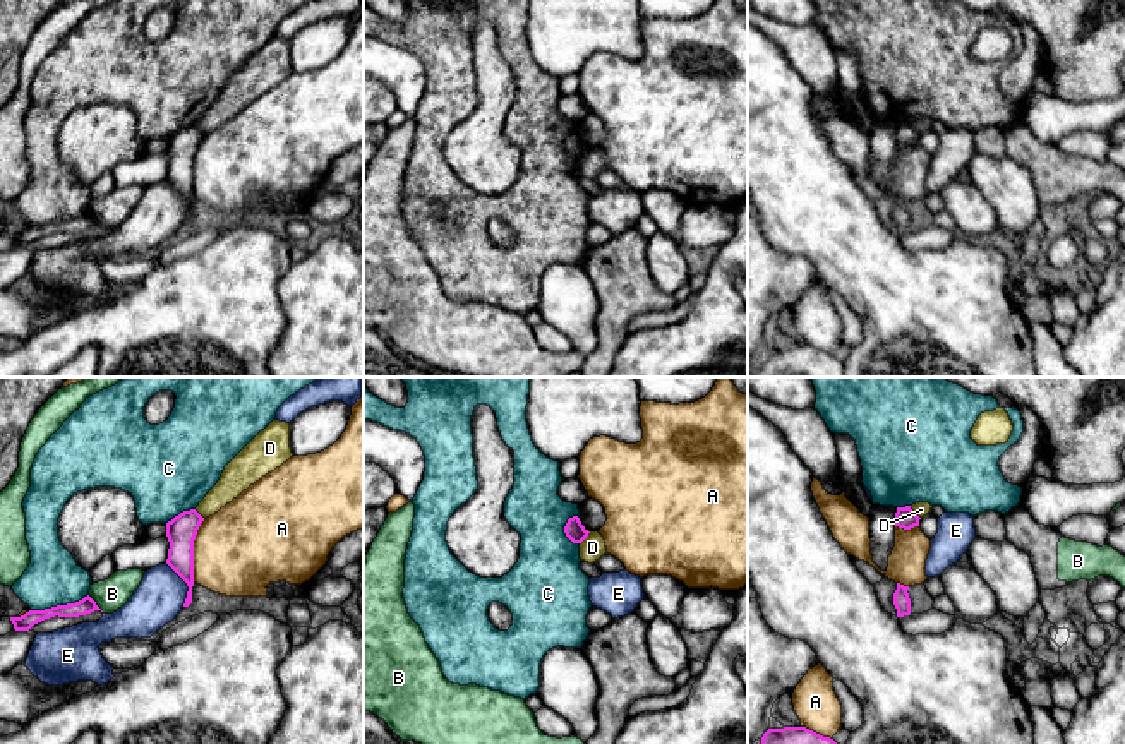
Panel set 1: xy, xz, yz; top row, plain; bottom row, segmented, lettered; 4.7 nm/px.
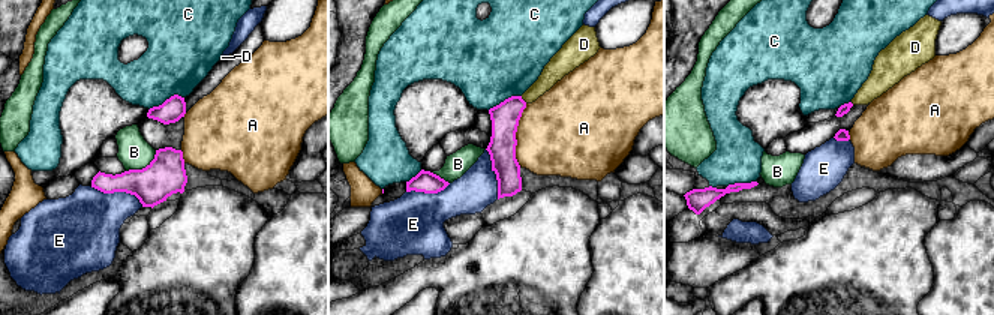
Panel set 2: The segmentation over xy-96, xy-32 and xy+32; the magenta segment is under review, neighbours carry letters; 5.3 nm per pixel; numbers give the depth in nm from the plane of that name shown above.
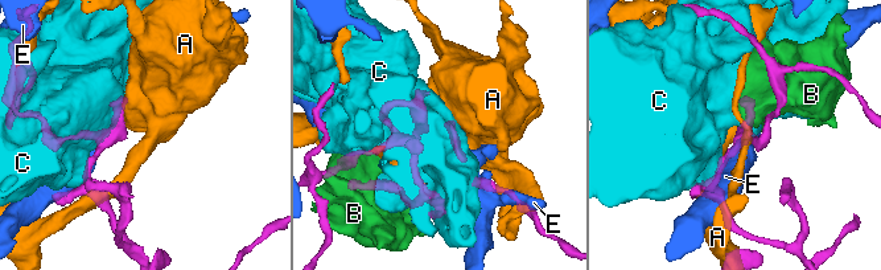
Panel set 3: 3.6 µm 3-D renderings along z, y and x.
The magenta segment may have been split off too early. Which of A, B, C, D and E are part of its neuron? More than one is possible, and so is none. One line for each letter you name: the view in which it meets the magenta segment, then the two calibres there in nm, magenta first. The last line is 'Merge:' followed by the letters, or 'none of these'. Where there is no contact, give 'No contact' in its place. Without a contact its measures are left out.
Merge: none of these

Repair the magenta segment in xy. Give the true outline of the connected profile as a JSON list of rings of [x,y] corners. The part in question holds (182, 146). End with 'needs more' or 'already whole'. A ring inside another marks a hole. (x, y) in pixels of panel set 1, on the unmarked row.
[[[183,127],[166,139],[170,158],[166,180],[187,199],[189,207],[183,223],[192,219],[194,202],[194,156],[204,134],[196,127]]]; already whole

